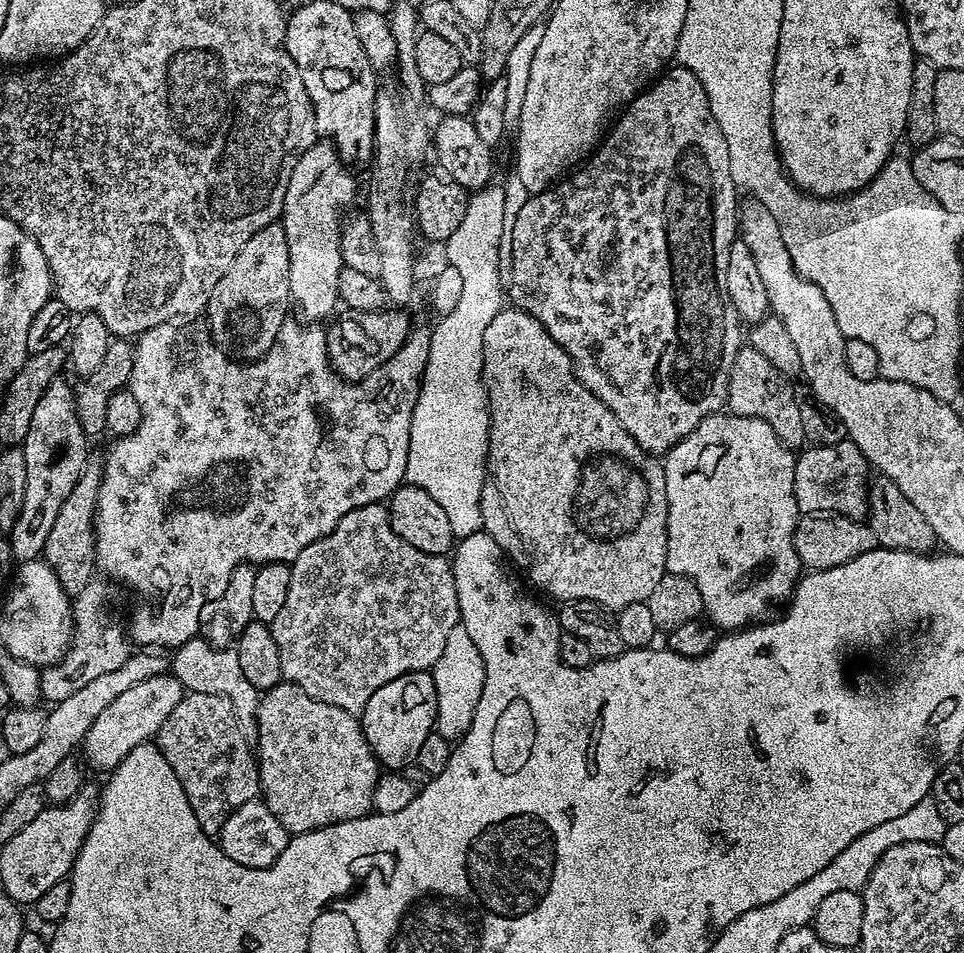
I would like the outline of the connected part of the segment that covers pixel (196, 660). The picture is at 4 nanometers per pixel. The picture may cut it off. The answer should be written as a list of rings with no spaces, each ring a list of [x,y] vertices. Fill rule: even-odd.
[[[193,638],[171,653],[170,672],[188,692],[218,694],[230,698],[234,714],[238,718],[238,726],[246,742],[255,745],[258,738],[256,711],[260,705],[261,693],[257,692],[254,686],[250,686],[246,674],[242,674],[242,666],[238,663],[238,654],[235,650],[231,647],[215,648],[206,638]]]

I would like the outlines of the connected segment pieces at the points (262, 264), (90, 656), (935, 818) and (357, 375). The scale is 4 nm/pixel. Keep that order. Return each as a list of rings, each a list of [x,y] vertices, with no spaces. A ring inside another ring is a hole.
[[[283,223],[268,224],[258,230],[238,250],[230,270],[218,278],[218,286],[210,290],[206,309],[207,327],[224,352],[231,354],[241,362],[256,360],[264,356],[266,350],[276,341],[278,330],[289,315],[290,297],[290,250],[286,246],[286,234]],[[245,308],[252,312],[256,320],[232,320],[235,312]]]
[[[90,583],[72,600],[72,642],[57,664],[47,665],[40,673],[40,695],[45,701],[59,702],[70,698],[70,694],[94,682],[94,678],[110,670],[118,670],[118,666],[122,666],[130,655],[125,629],[121,621],[120,624],[116,621],[108,605],[109,585],[104,584]]]
[[[930,798],[918,802],[906,814],[898,814],[898,818],[890,818],[890,822],[882,822],[882,826],[874,826],[874,830],[866,830],[830,866],[825,866],[823,870],[818,870],[814,878],[802,882],[802,886],[794,886],[790,890],[791,896],[796,896],[796,904],[804,902],[804,926],[811,925],[814,914],[818,910],[818,905],[830,894],[835,894],[838,890],[850,890],[851,892],[860,892],[866,886],[874,866],[878,866],[878,858],[890,850],[890,846],[902,846],[904,842],[930,842],[931,844],[940,844],[944,839],[944,829],[946,825],[942,814],[938,814],[938,806]]]
[[[388,306],[378,312],[348,310],[343,313],[345,316],[341,320],[333,319],[333,324],[326,328],[328,361],[332,363],[333,372],[349,382],[355,382],[369,376],[375,368],[382,366],[382,362],[394,358],[414,327],[414,321],[404,312],[407,311]]]

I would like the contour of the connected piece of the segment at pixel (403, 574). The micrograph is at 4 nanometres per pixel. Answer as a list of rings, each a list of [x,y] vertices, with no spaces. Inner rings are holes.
[[[383,503],[367,504],[358,510],[350,510],[338,526],[330,534],[318,538],[302,554],[298,554],[296,560],[291,561],[292,573],[290,574],[290,591],[286,593],[286,603],[282,605],[282,611],[278,618],[270,625],[274,634],[274,642],[278,642],[278,658],[282,658],[282,677],[289,684],[297,684],[310,698],[318,698],[330,706],[338,706],[346,710],[351,716],[359,717],[366,710],[366,702],[370,702],[370,694],[378,690],[378,686],[386,686],[386,682],[394,682],[407,672],[426,672],[432,669],[442,658],[442,649],[446,647],[446,638],[450,638],[450,630],[460,623],[460,607],[458,606],[458,594],[456,583],[452,573],[452,565],[447,555],[435,556],[426,554],[410,542],[398,538],[394,532],[388,517],[388,509]]]

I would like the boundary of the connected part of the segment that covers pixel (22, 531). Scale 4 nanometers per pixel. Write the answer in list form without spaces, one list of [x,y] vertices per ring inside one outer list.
[[[57,378],[42,398],[38,398],[30,434],[26,434],[22,445],[26,458],[26,494],[22,510],[10,529],[12,554],[17,561],[35,560],[43,553],[46,534],[50,534],[50,526],[54,526],[54,518],[58,518],[66,494],[74,490],[74,482],[78,482],[89,463],[88,444],[90,438],[84,433],[76,413],[73,385],[68,385],[64,378]]]

